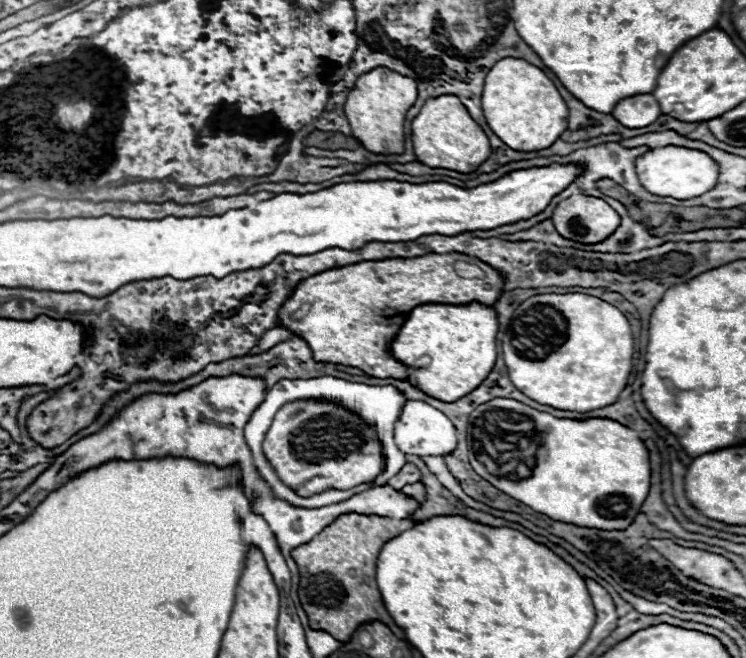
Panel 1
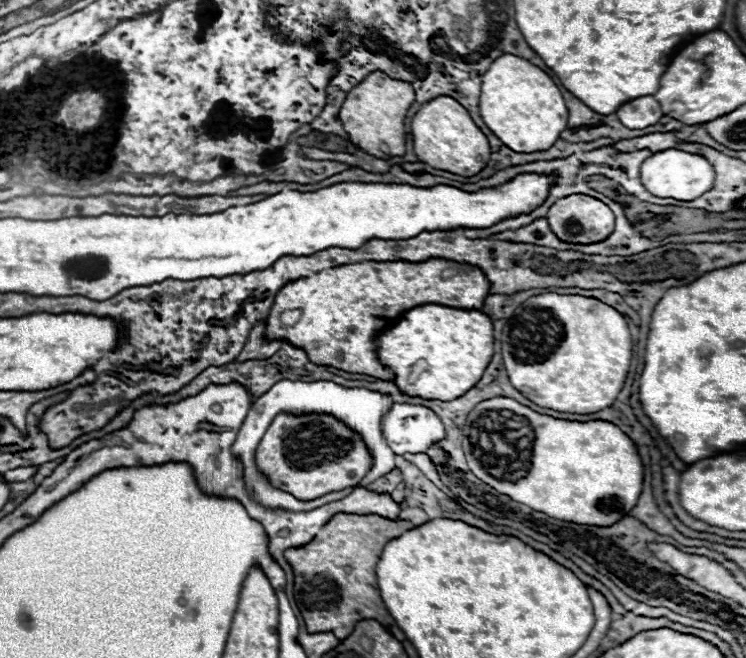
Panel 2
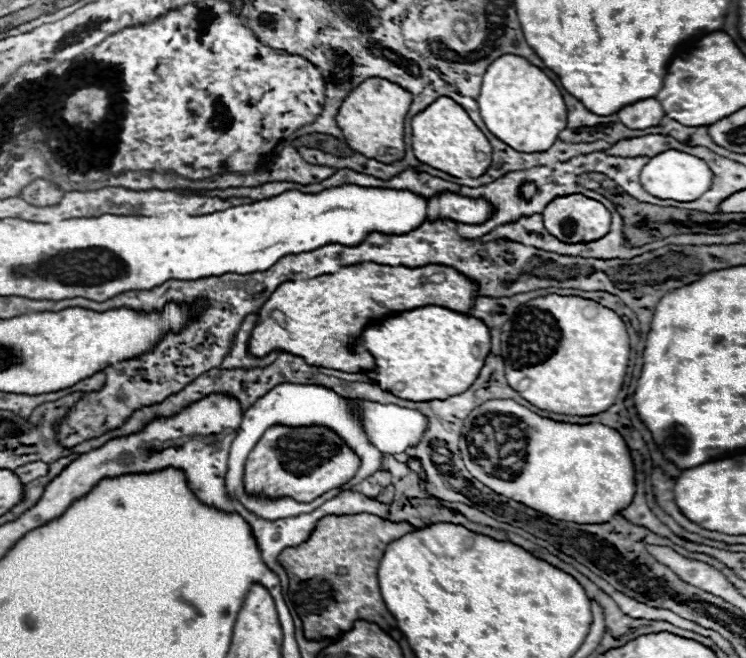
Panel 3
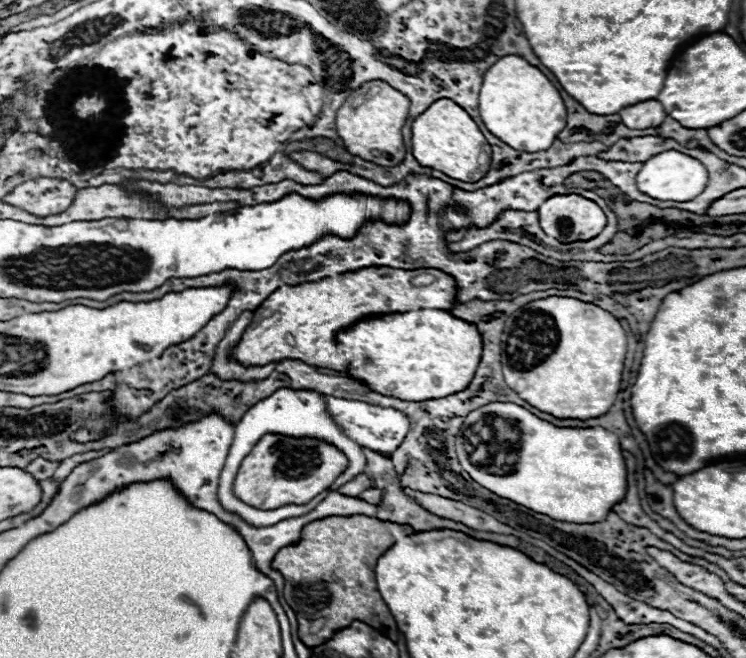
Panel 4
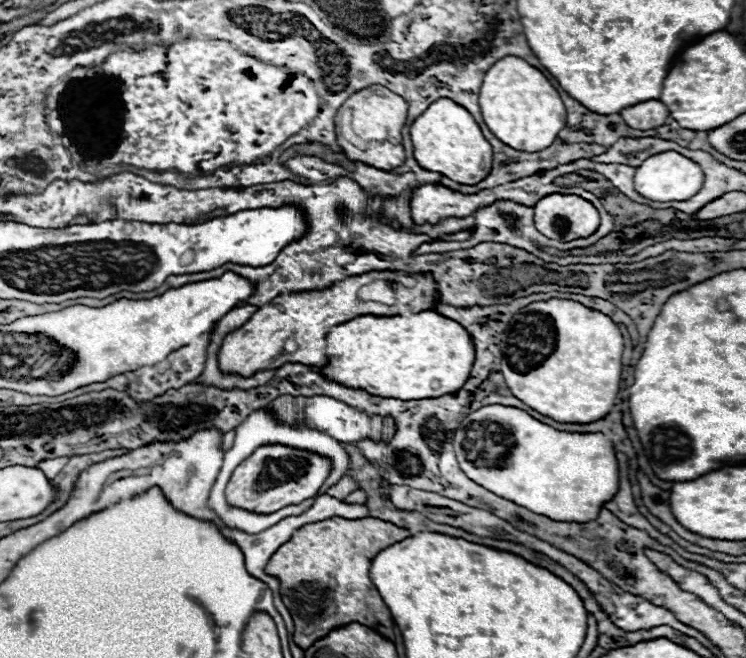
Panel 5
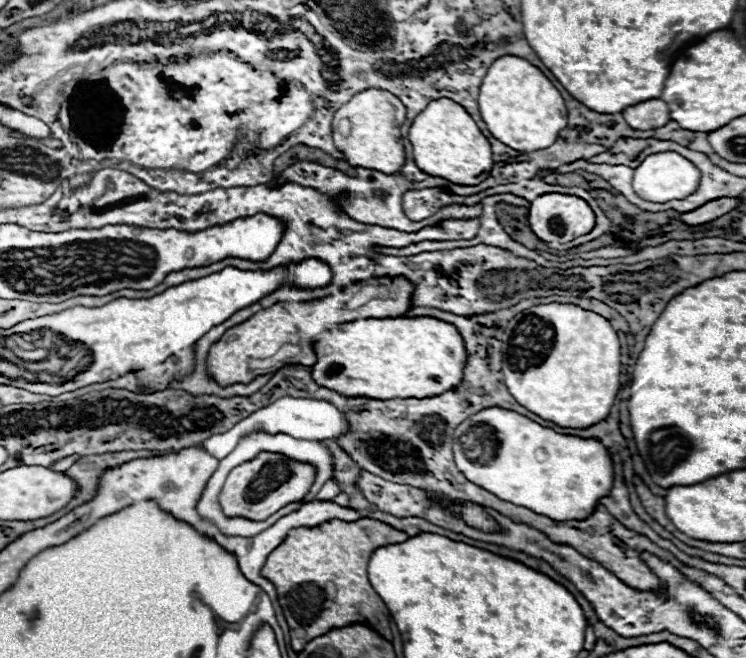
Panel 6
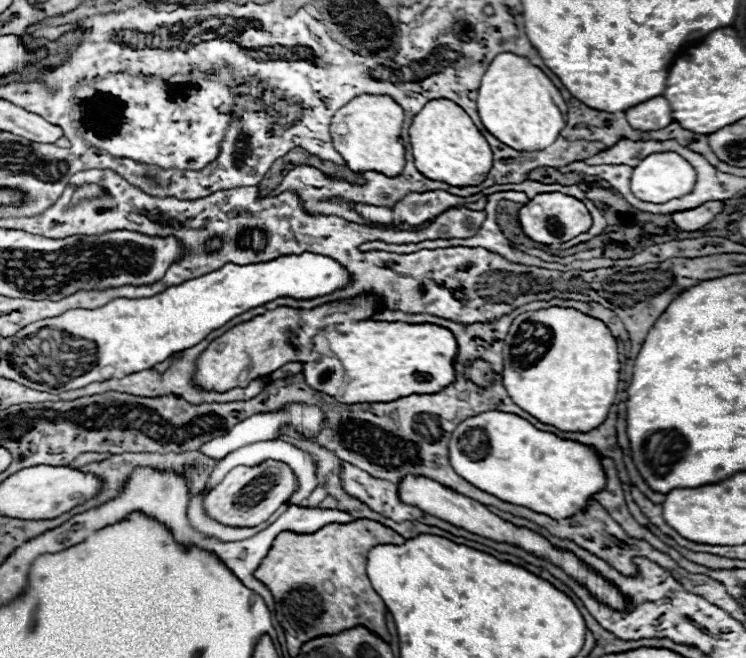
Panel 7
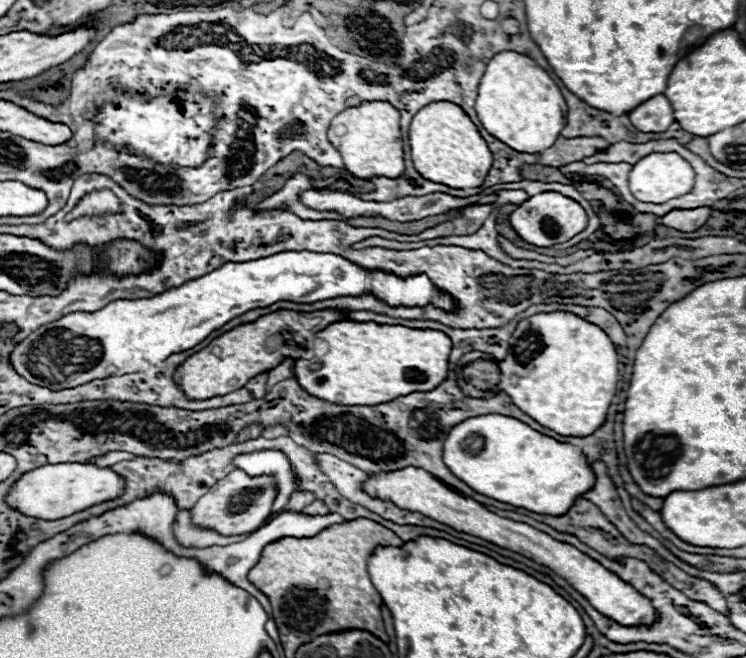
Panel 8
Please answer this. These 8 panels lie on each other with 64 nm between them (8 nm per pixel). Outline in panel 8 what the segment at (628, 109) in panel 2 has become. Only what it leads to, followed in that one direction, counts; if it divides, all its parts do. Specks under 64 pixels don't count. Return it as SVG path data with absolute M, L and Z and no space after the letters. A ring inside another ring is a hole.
M656 96L628 114L632 126L644 132L664 132L674 122L674 110L666 96Z

